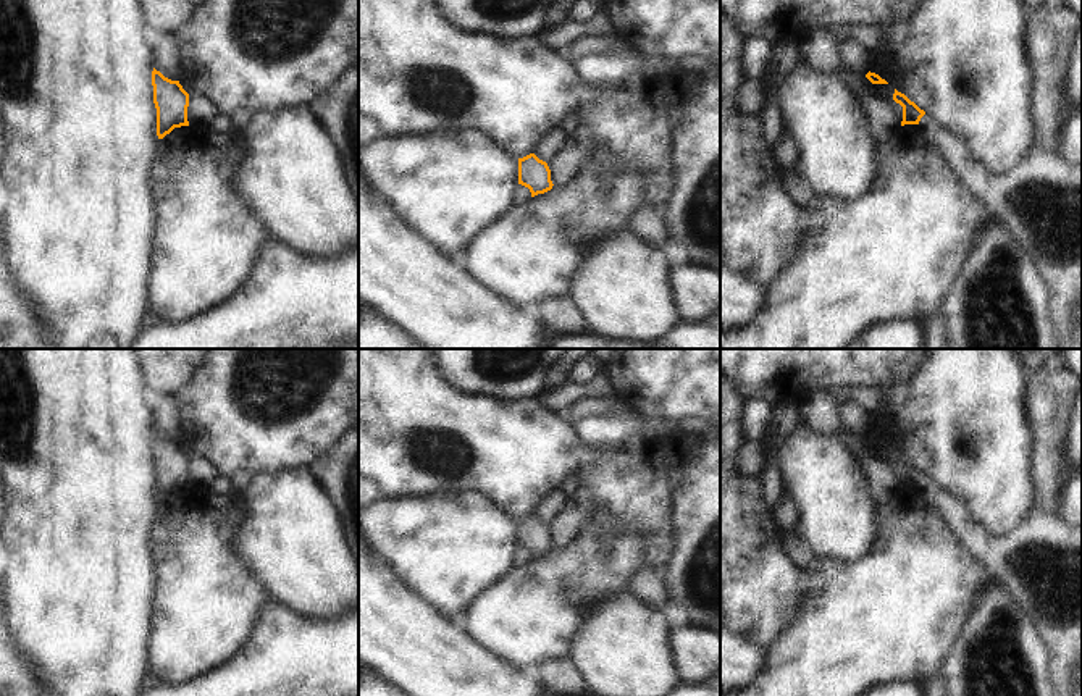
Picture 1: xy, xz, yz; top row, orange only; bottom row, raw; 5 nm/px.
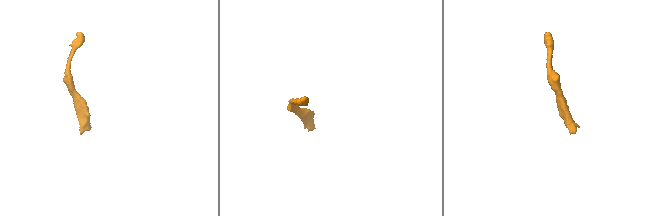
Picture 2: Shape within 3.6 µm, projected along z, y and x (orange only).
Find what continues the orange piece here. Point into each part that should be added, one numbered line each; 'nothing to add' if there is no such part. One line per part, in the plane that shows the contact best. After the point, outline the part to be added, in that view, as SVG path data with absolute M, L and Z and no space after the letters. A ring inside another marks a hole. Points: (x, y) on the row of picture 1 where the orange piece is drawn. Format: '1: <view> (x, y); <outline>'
1: yz (1039, 201); M929 115L921 118L919 128L985 203L990 220L1001 221L1035 262L1051 294L1051 318L1061 349L1076 325L1074 302L1082 294L1082 165L1032 149L1009 173L992 173L972 157L962 136L943 129Z

